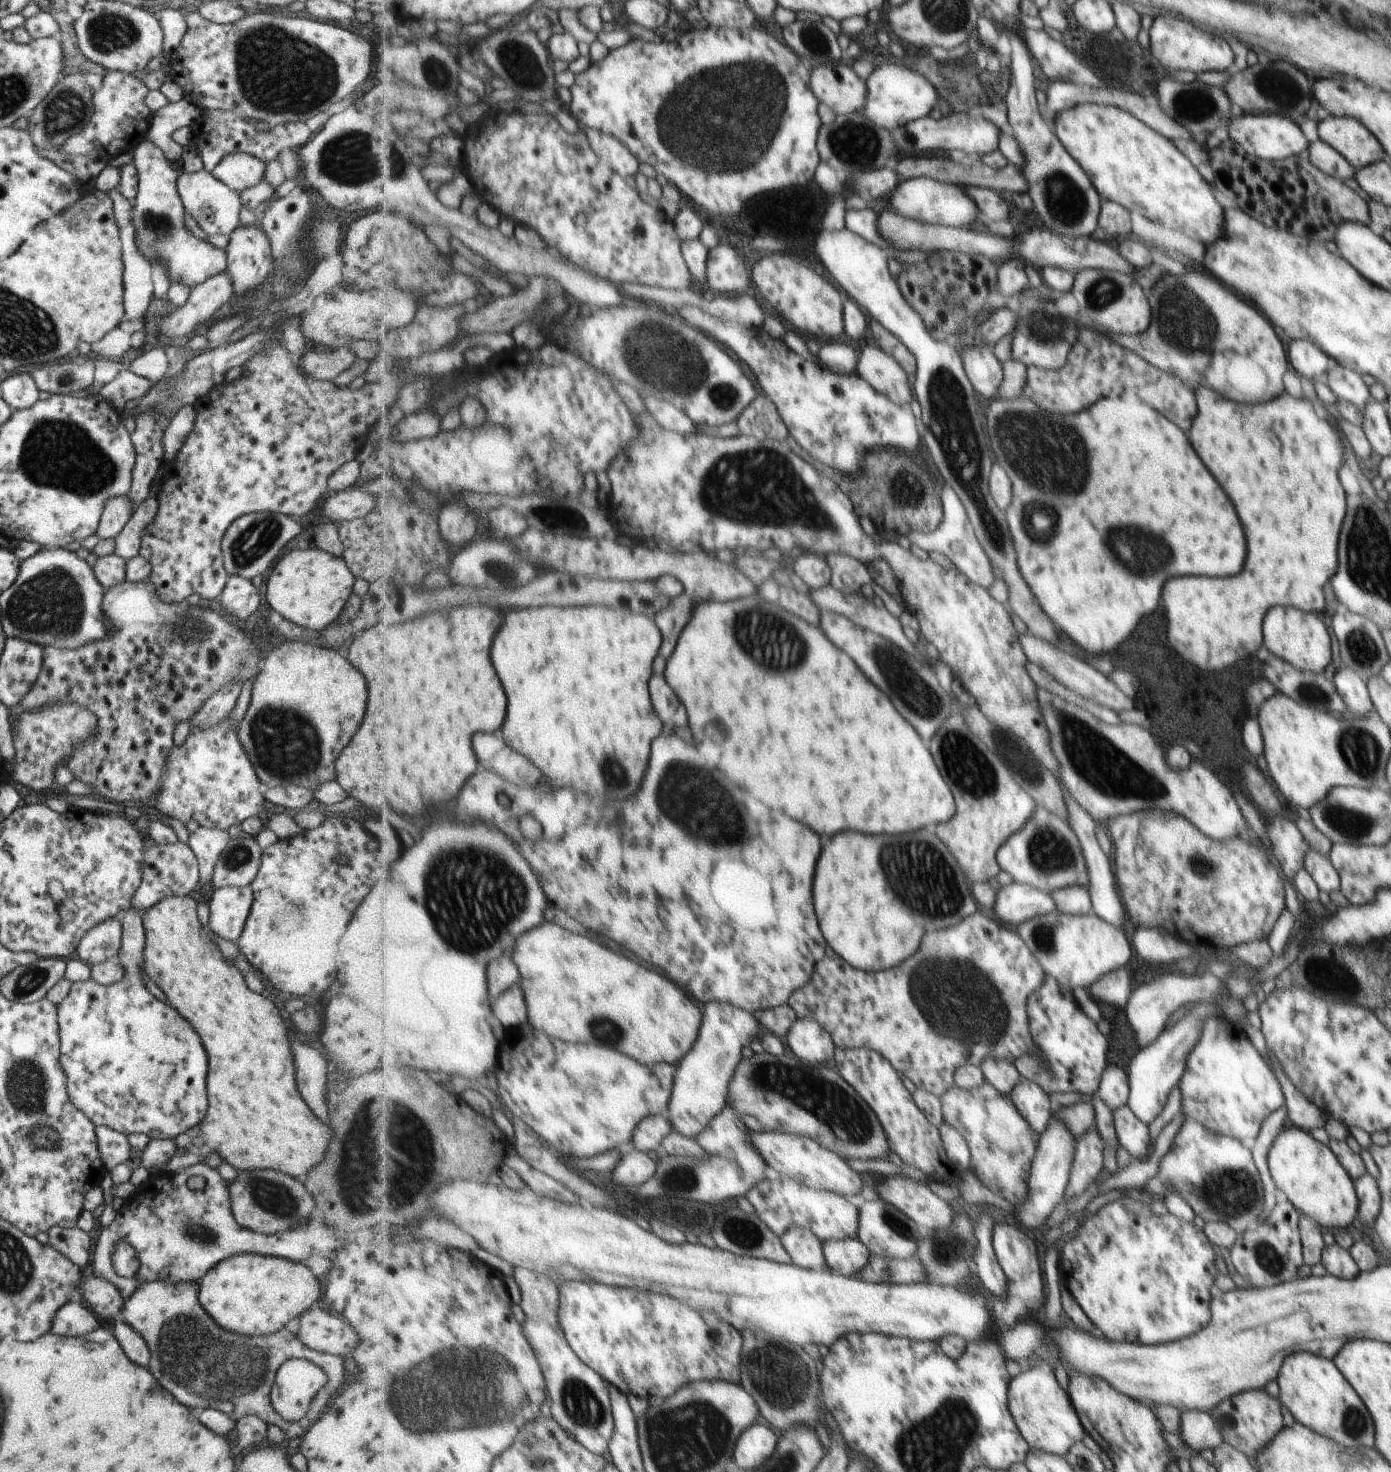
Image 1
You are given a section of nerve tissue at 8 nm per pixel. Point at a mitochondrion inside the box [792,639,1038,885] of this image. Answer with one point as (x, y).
(972, 768)

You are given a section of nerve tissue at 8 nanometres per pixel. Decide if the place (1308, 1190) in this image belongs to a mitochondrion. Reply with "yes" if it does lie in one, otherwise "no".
no

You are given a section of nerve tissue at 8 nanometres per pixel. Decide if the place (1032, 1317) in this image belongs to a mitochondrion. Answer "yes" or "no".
no

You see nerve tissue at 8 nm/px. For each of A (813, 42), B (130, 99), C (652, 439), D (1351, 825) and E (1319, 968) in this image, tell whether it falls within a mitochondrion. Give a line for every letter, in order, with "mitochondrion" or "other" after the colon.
A: mitochondrion
B: other
C: other
D: mitochondrion
E: other

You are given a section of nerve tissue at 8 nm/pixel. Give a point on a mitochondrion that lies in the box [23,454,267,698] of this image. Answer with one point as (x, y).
(200, 625)

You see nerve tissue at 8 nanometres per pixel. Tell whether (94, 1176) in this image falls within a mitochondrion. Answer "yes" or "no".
no

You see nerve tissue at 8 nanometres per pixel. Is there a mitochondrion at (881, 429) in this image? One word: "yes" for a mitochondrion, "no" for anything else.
no

